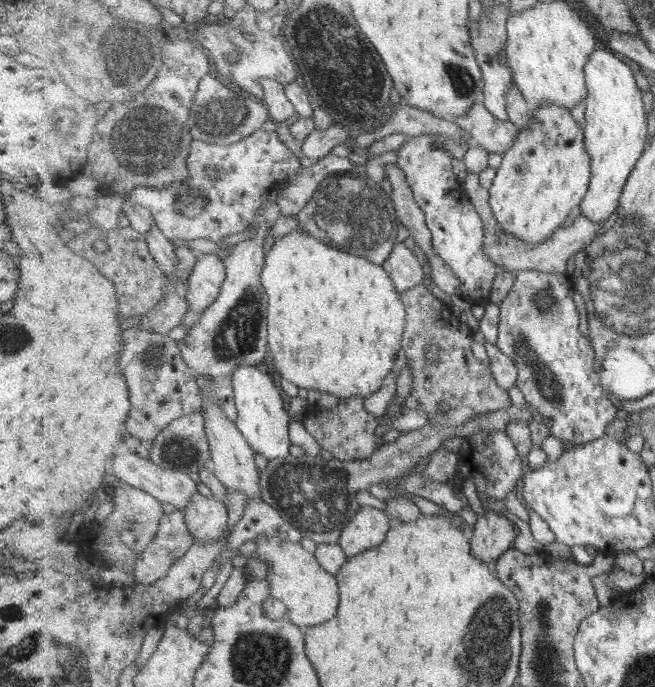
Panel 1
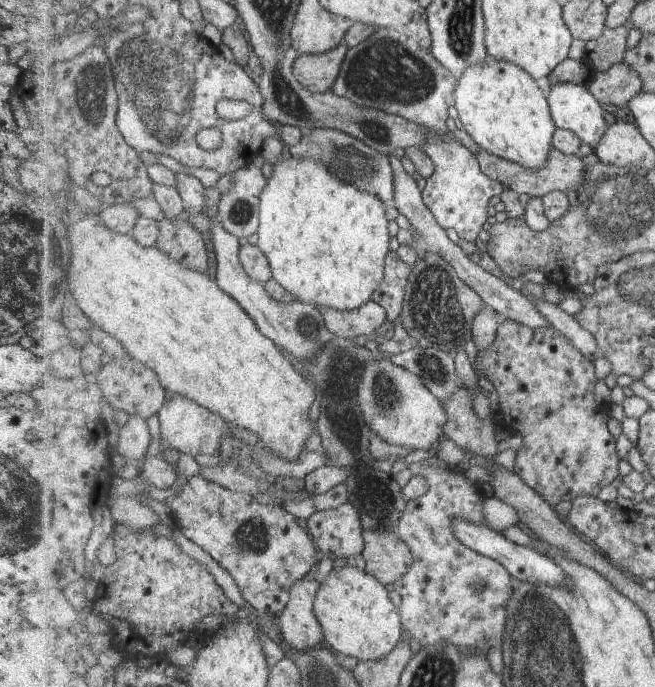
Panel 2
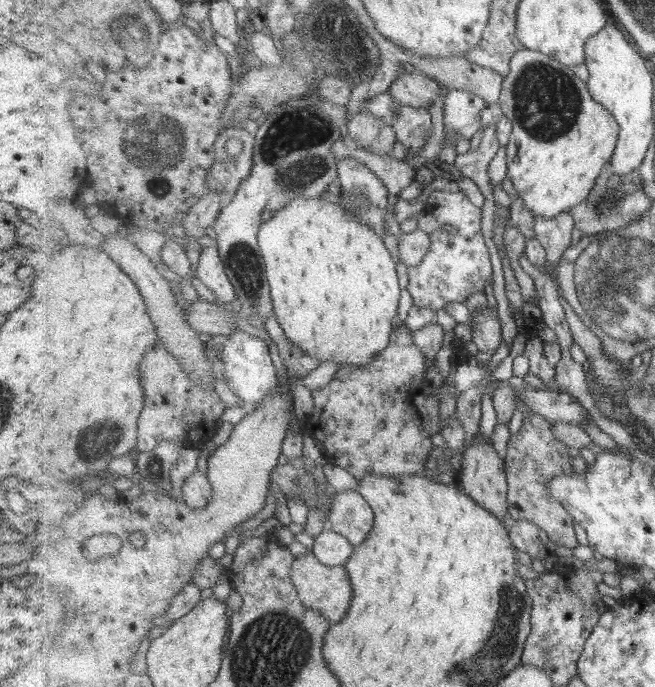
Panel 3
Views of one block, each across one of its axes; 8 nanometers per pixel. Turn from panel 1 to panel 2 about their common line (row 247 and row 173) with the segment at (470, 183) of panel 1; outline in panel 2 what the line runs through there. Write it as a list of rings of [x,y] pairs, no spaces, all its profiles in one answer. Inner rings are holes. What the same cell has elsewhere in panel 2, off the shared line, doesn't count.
[[[551,146],[549,152],[549,160],[545,168],[527,168],[519,162],[513,162],[507,158],[499,157],[486,149],[480,149],[474,154],[477,162],[481,165],[481,170],[493,180],[498,180],[503,184],[504,188],[509,188],[518,194],[528,194],[529,197],[544,197],[549,192],[565,192],[575,197],[579,194],[579,188],[585,184],[585,174],[587,164],[579,156],[571,154],[563,154],[559,148]]]

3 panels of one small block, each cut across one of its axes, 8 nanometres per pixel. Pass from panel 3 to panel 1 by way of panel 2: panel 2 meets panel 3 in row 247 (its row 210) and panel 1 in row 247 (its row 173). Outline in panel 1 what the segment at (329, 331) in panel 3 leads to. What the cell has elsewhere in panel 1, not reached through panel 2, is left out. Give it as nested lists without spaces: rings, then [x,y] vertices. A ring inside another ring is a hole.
[[[297,228],[276,238],[266,256],[262,283],[269,296],[268,347],[280,379],[340,398],[359,395],[366,399],[383,386],[399,358],[408,319],[404,301],[384,265],[337,250]]]

